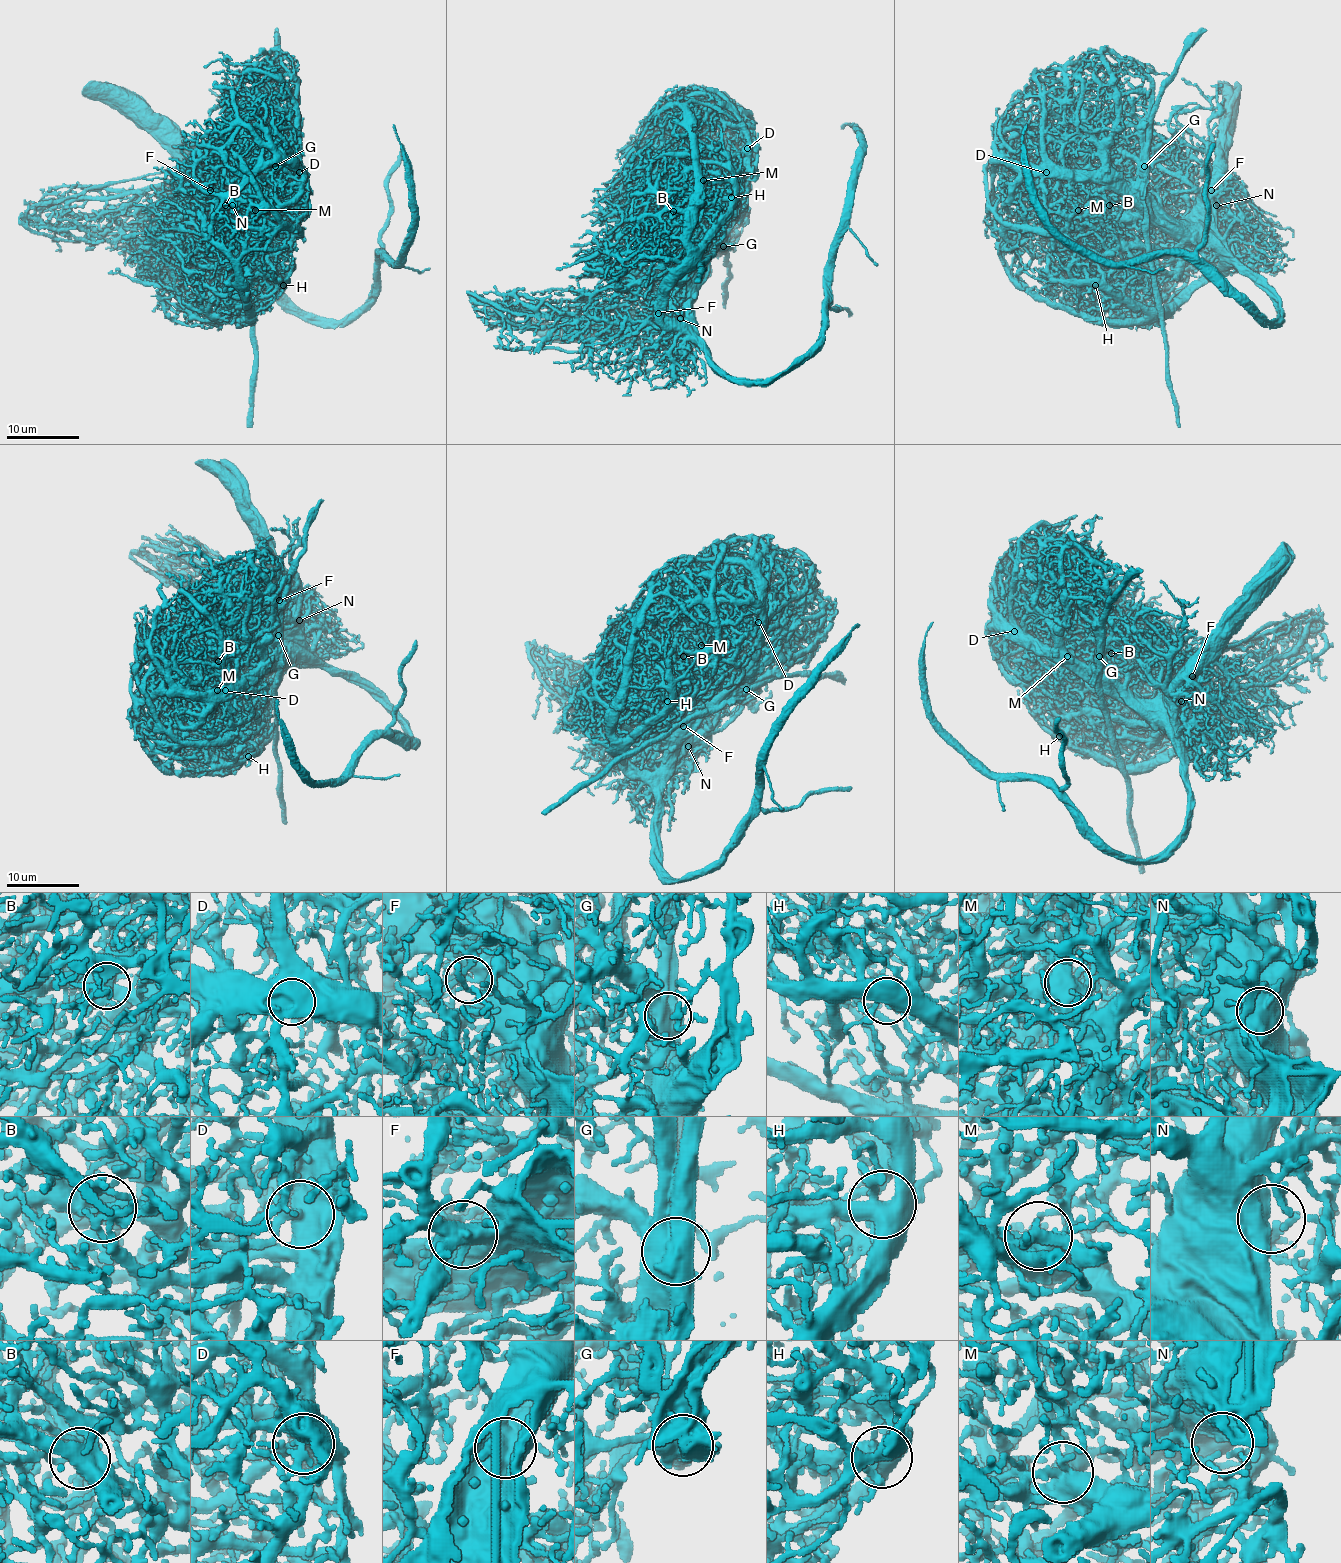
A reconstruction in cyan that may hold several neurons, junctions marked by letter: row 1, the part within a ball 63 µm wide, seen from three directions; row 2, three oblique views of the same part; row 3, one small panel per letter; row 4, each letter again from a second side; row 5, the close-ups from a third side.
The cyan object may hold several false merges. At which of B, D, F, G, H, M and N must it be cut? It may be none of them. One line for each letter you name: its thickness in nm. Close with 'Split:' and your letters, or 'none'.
G: calibre 1100 nm
Split: G

